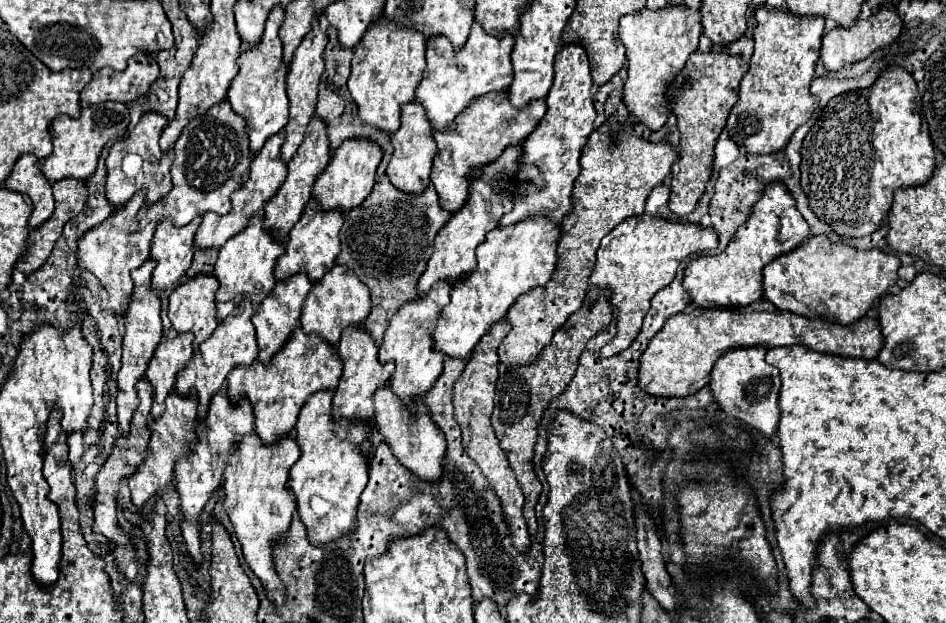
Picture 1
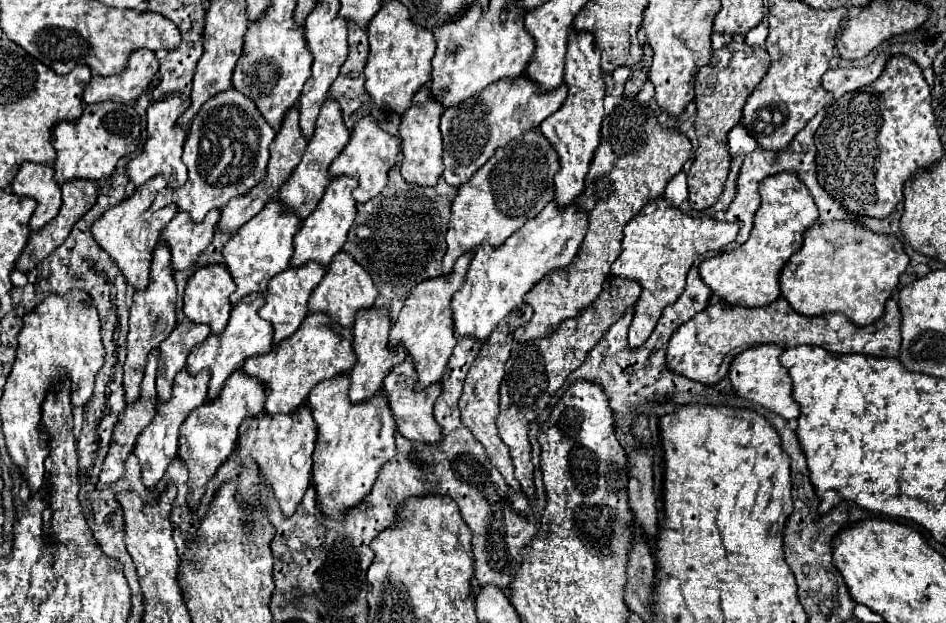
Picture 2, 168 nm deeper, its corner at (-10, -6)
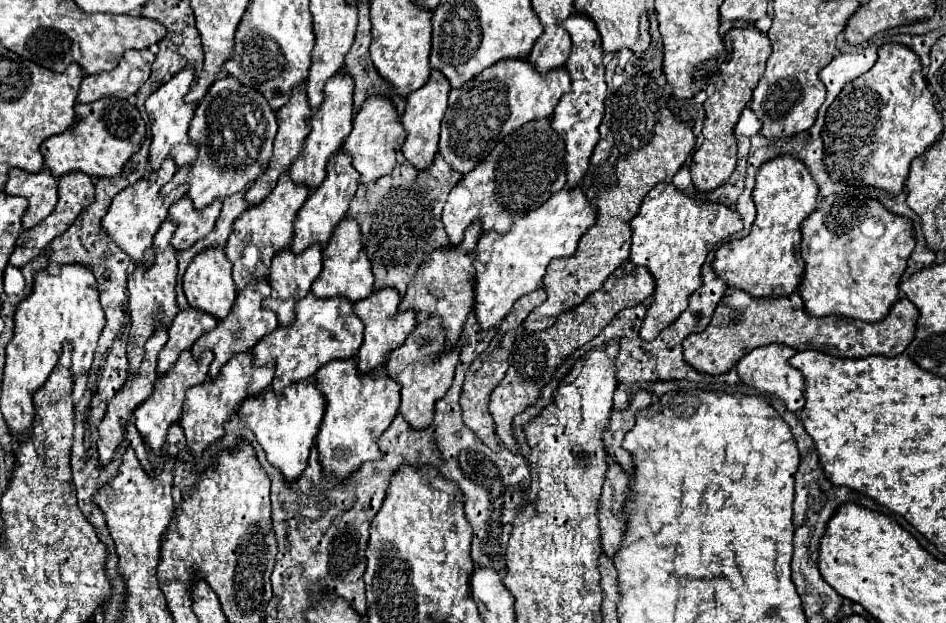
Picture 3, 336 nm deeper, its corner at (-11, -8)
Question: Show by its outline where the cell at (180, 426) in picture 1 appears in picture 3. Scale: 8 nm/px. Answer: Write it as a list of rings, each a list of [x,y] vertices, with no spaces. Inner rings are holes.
[[[188,349],[180,353],[178,361],[174,363],[174,367],[166,373],[166,375],[160,375],[154,383],[154,393],[136,407],[134,411],[134,425],[136,429],[140,431],[146,447],[150,451],[154,451],[152,455],[160,455],[160,449],[164,445],[164,439],[166,439],[166,433],[168,433],[168,427],[172,423],[176,423],[180,419],[180,413],[182,413],[182,403],[184,403],[184,395],[190,387],[194,385],[200,385],[206,377],[208,377],[208,367],[212,363],[212,353],[210,351],[204,351],[200,357],[194,357]]]

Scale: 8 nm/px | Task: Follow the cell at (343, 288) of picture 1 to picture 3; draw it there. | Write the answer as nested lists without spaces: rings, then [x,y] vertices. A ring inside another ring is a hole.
[[[344,217],[330,241],[326,243],[324,247],[324,261],[322,261],[322,273],[318,275],[318,279],[312,283],[312,293],[316,297],[346,297],[348,301],[360,301],[364,297],[368,297],[374,287],[374,275],[372,275],[372,269],[370,269],[370,259],[366,255],[366,249],[360,241],[360,223],[354,219],[354,217]]]

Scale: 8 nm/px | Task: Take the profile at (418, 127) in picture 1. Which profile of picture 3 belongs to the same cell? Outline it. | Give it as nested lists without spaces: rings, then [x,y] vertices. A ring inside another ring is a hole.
[[[432,69],[428,83],[424,87],[408,93],[408,97],[406,97],[406,111],[400,117],[400,121],[402,121],[402,127],[406,129],[408,135],[406,135],[406,141],[402,145],[402,153],[418,169],[428,169],[428,165],[432,163],[432,157],[438,151],[440,121],[442,121],[446,107],[448,107],[448,91],[450,91],[448,79],[438,69]]]

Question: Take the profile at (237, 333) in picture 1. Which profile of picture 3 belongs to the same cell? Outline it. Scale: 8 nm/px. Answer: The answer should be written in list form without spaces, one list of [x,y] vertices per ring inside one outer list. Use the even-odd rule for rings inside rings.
[[[254,281],[252,285],[246,285],[242,289],[242,293],[238,293],[236,301],[234,301],[234,307],[232,311],[218,321],[218,325],[204,333],[194,345],[192,345],[192,355],[202,355],[204,349],[210,349],[214,353],[214,361],[210,365],[210,371],[208,375],[210,377],[216,377],[222,369],[222,365],[234,355],[234,353],[240,353],[240,351],[250,351],[264,335],[272,333],[276,327],[278,327],[278,321],[276,321],[276,313],[270,311],[270,309],[264,309],[262,307],[262,299],[266,297],[264,291],[260,287],[270,287],[268,281]]]

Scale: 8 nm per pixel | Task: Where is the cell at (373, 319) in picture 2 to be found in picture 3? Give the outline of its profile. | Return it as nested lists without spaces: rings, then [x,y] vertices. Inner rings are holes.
[[[384,287],[380,291],[374,291],[370,297],[354,303],[354,311],[366,327],[362,347],[358,349],[358,369],[360,369],[360,373],[368,373],[370,369],[384,365],[386,359],[388,359],[388,353],[392,349],[396,349],[396,345],[402,345],[404,339],[414,329],[416,313],[412,309],[406,311],[406,313],[400,313],[398,305],[400,305],[400,295],[394,287]]]

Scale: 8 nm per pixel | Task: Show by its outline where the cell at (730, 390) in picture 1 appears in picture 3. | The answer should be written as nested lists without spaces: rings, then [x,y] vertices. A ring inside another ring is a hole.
[[[780,343],[756,347],[756,349],[752,349],[750,353],[746,353],[746,355],[738,361],[736,369],[738,369],[738,375],[740,375],[740,379],[742,379],[744,383],[756,387],[758,391],[778,395],[778,397],[786,403],[786,407],[796,413],[796,411],[800,411],[800,409],[804,407],[804,403],[806,403],[806,399],[804,399],[804,387],[806,387],[806,385],[804,385],[802,373],[788,363],[788,359],[790,359],[794,353],[796,353],[796,349],[792,349],[792,347],[788,347],[788,345],[780,345]]]

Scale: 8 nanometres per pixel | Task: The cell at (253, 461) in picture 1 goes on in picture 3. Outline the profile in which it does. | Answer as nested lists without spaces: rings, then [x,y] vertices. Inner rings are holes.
[[[310,377],[298,381],[296,385],[288,385],[280,395],[276,395],[272,389],[266,389],[260,395],[248,397],[248,401],[242,401],[238,413],[242,421],[246,421],[246,425],[254,431],[266,453],[266,459],[284,473],[286,481],[294,481],[294,477],[306,469],[310,449],[314,447],[316,435],[320,431],[324,409],[326,399],[316,387],[316,379]]]

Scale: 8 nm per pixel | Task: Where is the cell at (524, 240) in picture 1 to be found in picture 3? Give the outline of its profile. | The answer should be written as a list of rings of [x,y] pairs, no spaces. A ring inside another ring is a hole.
[[[564,187],[556,191],[548,201],[544,201],[536,211],[518,217],[510,231],[498,235],[496,231],[484,231],[478,239],[474,269],[476,287],[474,303],[476,317],[482,329],[494,327],[502,321],[516,299],[532,293],[542,285],[546,267],[556,257],[574,255],[580,237],[596,223],[596,207],[586,199],[580,187]]]

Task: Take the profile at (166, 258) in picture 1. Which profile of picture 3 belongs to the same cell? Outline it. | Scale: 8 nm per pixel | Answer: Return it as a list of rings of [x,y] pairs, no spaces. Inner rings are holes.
[[[186,195],[180,197],[180,201],[172,203],[168,217],[172,217],[178,223],[178,229],[174,231],[174,237],[172,237],[174,249],[182,251],[192,243],[196,243],[198,239],[206,237],[214,229],[216,219],[220,217],[220,207],[222,207],[222,201],[216,199],[204,211],[196,211],[192,205],[192,199]]]

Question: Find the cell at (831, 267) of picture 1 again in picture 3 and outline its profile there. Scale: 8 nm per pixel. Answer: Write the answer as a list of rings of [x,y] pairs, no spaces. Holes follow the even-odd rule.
[[[862,193],[828,195],[802,221],[802,245],[806,273],[800,283],[800,295],[806,311],[814,317],[842,315],[860,321],[880,321],[900,299],[898,283],[906,261],[914,249],[914,225],[908,217],[890,213],[878,199]],[[866,219],[884,225],[882,237],[866,237],[860,229]]]

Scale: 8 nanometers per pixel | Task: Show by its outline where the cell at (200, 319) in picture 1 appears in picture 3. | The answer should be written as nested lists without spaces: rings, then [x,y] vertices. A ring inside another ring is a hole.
[[[208,247],[190,261],[184,273],[184,293],[190,307],[198,311],[206,311],[216,319],[228,315],[236,299],[236,285],[232,281],[232,263],[228,261],[224,247]]]

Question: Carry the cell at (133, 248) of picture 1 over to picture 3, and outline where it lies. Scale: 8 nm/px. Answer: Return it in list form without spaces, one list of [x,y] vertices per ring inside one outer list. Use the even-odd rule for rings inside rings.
[[[168,155],[162,163],[162,167],[154,173],[150,173],[148,177],[142,177],[138,183],[134,185],[128,185],[126,189],[122,189],[106,217],[102,219],[102,227],[104,231],[112,237],[112,241],[116,241],[116,245],[120,245],[120,249],[124,249],[134,261],[142,261],[144,265],[152,265],[154,261],[154,249],[152,249],[152,237],[154,233],[160,229],[162,221],[168,217],[168,209],[174,201],[178,201],[186,191],[188,191],[188,185],[178,185],[176,189],[172,189],[172,193],[168,193],[166,197],[160,195],[160,189],[164,187],[164,183],[168,183],[172,179],[176,171],[176,163],[174,163],[174,157]]]

